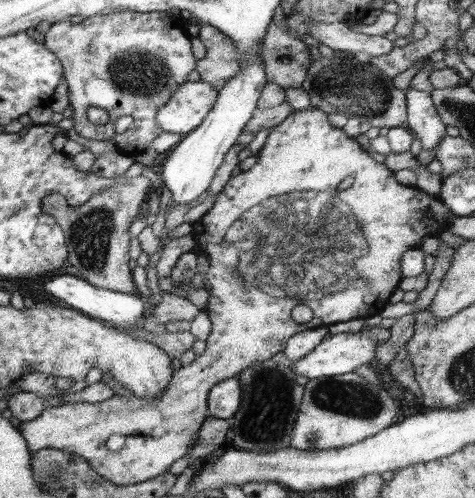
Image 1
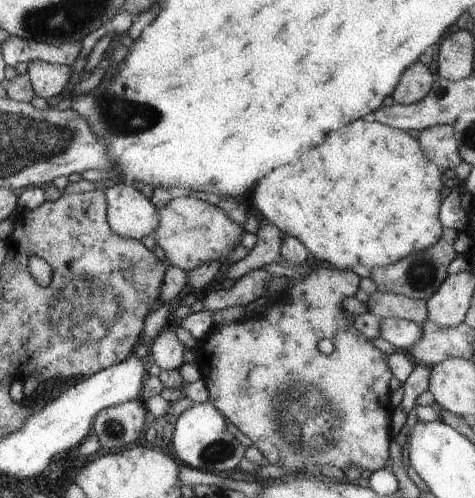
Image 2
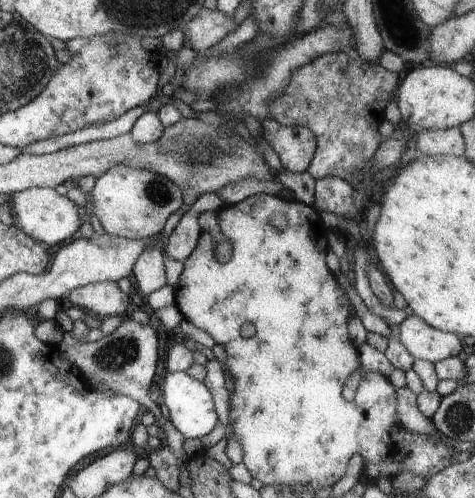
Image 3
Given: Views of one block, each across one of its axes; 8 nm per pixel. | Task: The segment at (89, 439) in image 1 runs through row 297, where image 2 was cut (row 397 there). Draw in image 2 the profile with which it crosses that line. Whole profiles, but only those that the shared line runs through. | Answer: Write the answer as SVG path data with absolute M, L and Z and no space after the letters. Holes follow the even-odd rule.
M309 262L311 272L301 280L287 278L289 286L277 292L269 308L263 314L243 316L233 324L213 326L195 348L195 364L201 372L201 380L207 388L207 402L211 402L229 422L251 440L269 464L281 466L293 474L317 474L323 466L345 472L347 468L359 468L375 472L385 468L389 460L391 444L391 388L389 380L393 372L387 364L387 354L373 346L373 340L365 338L353 328L355 314L347 312L341 302L345 296L357 294L359 276L351 270L335 270L321 262ZM321 338L331 340L333 352L321 354L317 342Z

